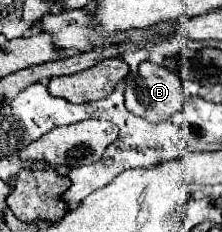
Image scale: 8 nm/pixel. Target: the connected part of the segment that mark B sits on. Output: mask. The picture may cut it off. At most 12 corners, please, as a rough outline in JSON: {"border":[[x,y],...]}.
{"border":[[145,61],[125,91],[131,113],[161,123],[187,103],[181,79]]}

